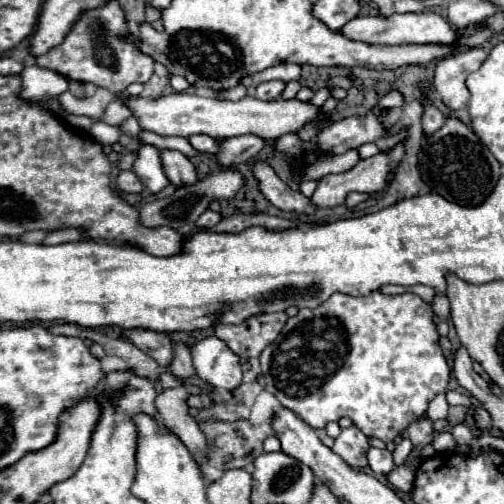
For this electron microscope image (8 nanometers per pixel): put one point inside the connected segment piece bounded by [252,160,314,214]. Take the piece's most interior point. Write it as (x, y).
(282, 196)

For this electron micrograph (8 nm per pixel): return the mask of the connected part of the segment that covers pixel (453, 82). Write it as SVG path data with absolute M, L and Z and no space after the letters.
M470 48L462 54L446 56L436 64L432 84L448 108L460 110L466 106L470 98L466 78L470 72L480 68L486 58L488 54L482 48Z

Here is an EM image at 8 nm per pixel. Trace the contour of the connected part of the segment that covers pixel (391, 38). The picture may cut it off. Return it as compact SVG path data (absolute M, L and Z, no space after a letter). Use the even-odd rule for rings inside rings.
M392 14L392 16L356 16L350 22L346 22L340 30L350 40L358 40L364 44L426 44L426 42L438 42L438 44L452 44L456 40L454 28L440 18L438 14Z

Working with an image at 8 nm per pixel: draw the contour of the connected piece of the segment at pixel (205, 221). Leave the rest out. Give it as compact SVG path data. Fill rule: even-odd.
M206 210L198 220L196 220L196 226L198 228L212 228L214 224L218 224L222 220L222 216L218 212L212 212L212 210Z

